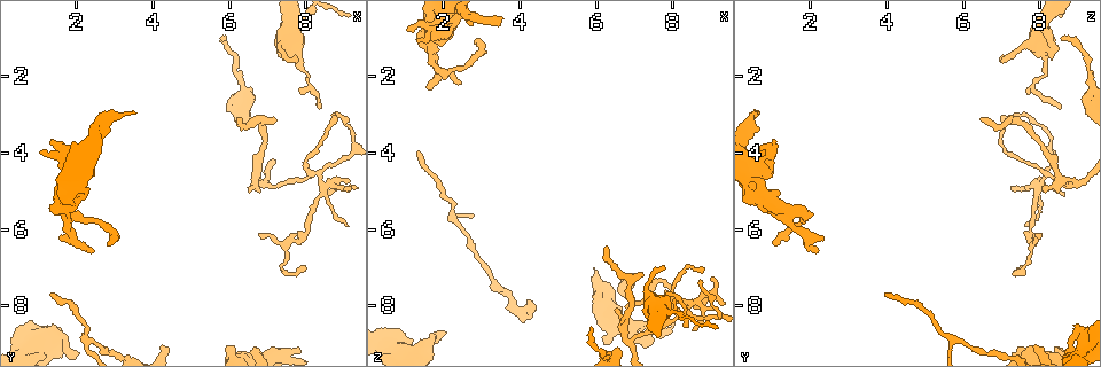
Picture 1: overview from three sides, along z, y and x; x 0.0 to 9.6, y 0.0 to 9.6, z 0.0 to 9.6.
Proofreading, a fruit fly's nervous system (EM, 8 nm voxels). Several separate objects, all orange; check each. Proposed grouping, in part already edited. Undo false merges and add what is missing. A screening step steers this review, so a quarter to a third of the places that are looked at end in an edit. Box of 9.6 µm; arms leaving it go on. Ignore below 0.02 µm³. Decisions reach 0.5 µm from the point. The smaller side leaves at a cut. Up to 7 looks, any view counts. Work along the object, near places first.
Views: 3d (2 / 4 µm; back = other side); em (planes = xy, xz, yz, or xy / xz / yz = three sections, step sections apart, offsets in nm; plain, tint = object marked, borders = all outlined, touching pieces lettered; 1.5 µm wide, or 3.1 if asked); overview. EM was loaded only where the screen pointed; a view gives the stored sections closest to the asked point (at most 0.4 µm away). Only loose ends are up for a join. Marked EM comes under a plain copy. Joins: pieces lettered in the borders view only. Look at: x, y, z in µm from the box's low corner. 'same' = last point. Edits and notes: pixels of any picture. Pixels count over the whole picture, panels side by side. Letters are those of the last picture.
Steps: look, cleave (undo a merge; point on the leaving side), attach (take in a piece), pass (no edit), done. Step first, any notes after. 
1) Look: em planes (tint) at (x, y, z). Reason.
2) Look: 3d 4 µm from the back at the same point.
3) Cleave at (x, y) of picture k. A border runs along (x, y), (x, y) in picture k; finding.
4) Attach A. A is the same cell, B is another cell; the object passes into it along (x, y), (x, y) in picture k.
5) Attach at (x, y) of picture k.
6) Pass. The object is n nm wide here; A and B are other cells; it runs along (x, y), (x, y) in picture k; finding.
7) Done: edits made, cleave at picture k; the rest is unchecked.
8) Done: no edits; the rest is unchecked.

Look: 3d 2 µm at (1.55, 6.30, 2.25). Branch stops here.

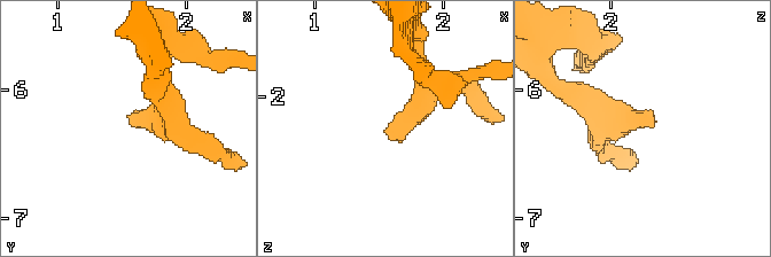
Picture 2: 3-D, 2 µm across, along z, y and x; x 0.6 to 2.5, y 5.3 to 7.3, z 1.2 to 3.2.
Look: em xy step 4 (borders) at (1.56, 6.26, 2.28).

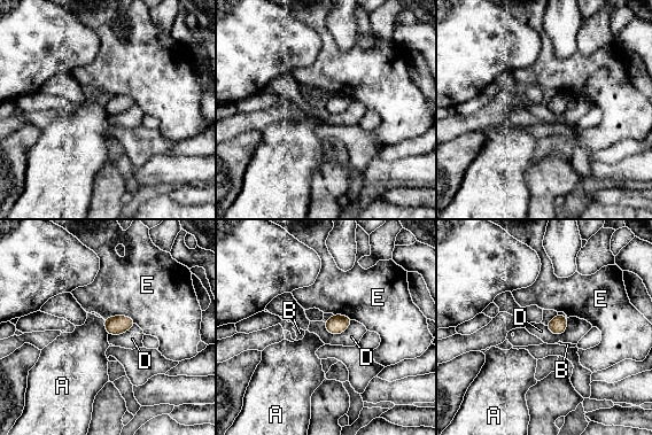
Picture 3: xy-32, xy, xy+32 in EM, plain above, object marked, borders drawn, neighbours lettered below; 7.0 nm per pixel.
Pass. A, B, D and E are other cells; a border runs along (352, 319), (338, 334), (324, 325) in picture 3; none of them fits.

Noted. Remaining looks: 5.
Look: 3d 4 µm at (6.45, 5.00, 8.10). Branch stops here.

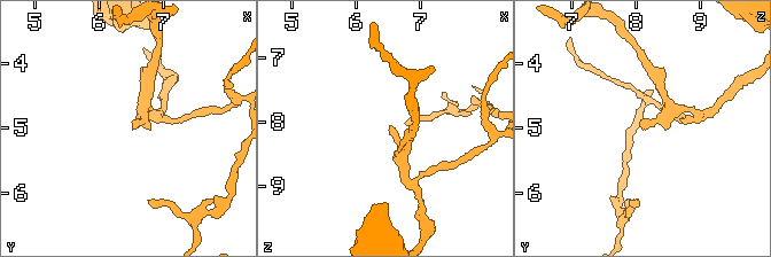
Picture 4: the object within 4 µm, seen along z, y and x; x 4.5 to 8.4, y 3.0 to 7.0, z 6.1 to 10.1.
Look: em planes (borders) at (6.55, 5.00, 8.05).

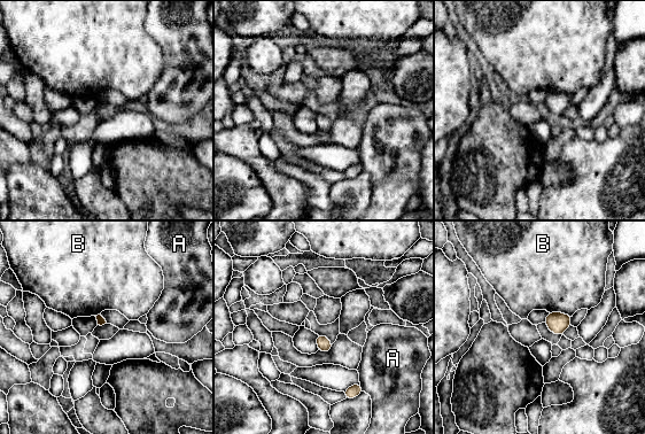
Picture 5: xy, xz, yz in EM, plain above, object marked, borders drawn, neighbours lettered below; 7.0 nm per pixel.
Pass. A and B are other cells; a border runs along (549, 311), (560, 311), (572, 316) in picture 5; none of them fits.

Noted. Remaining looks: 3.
Look: em planes (borders) at (7.75, 1.65, 7.00). Tapers out.

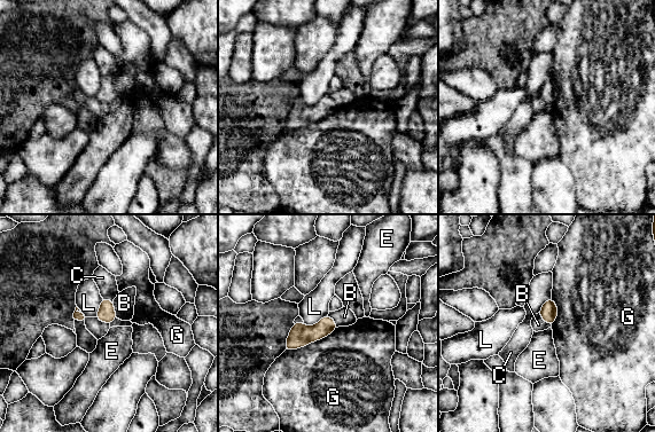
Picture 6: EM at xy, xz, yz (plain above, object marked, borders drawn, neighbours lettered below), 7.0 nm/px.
Pass. B, C, E, G and L are other cells; none of them fits.

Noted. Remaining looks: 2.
Done: no edits; the rest is unchecked.

